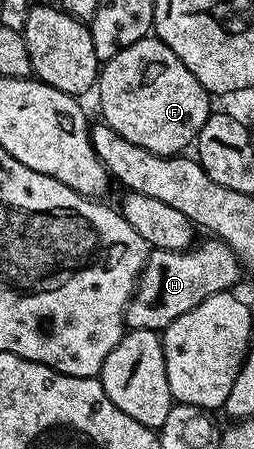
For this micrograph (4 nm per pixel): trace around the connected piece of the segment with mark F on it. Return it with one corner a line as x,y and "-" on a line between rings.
148,37
121,49
117,57
102,64
97,80
99,111
102,122
108,123
125,141
141,145
158,155
186,152
199,138
208,115
212,114
212,96
185,69
185,61
157,37

